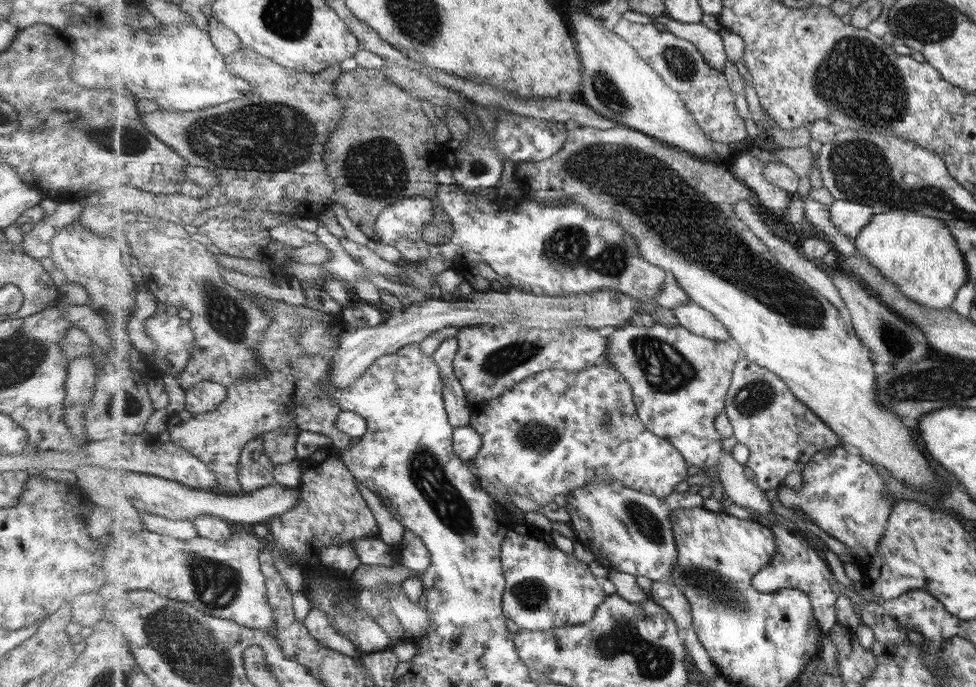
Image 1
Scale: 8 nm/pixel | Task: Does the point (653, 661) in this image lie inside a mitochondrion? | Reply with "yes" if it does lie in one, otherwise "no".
yes

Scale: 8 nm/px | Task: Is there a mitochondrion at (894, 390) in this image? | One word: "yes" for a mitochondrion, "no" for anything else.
yes

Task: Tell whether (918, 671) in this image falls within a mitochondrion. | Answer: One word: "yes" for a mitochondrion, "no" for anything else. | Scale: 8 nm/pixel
no

